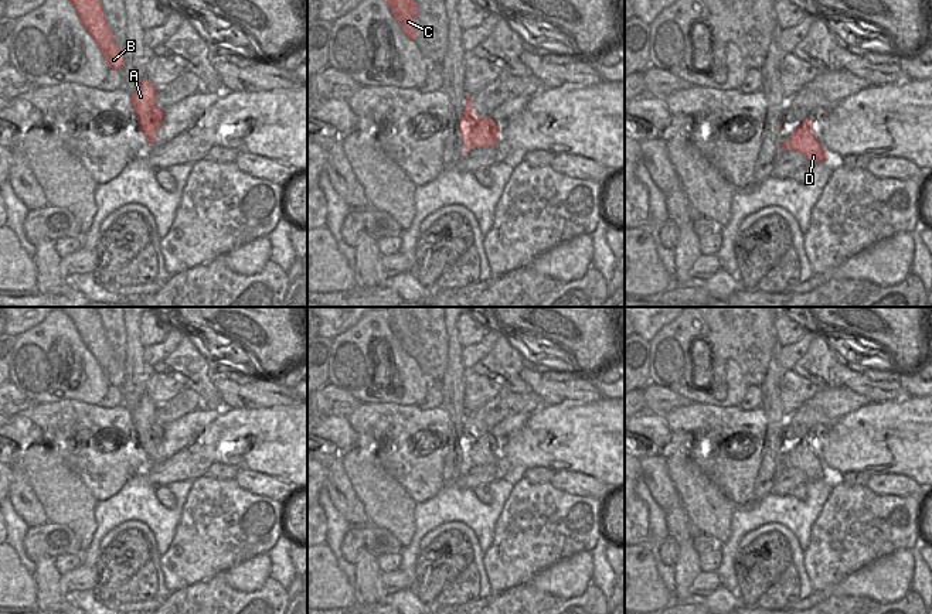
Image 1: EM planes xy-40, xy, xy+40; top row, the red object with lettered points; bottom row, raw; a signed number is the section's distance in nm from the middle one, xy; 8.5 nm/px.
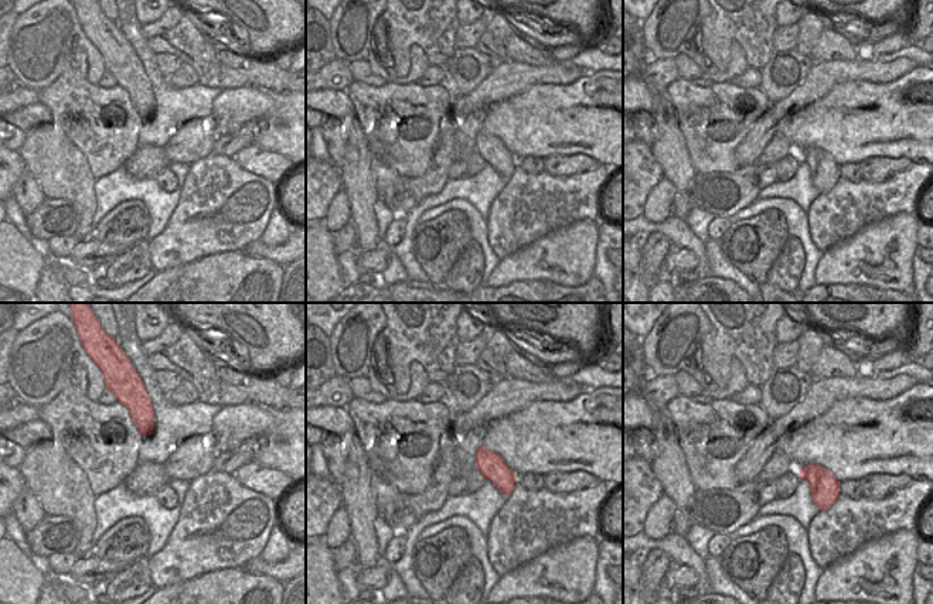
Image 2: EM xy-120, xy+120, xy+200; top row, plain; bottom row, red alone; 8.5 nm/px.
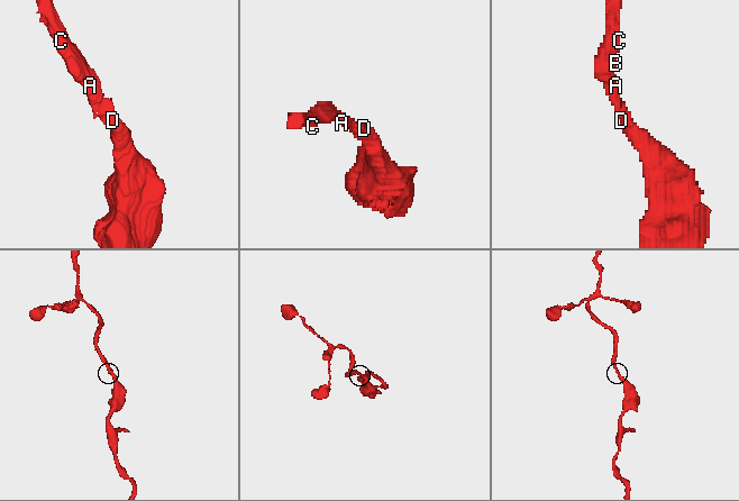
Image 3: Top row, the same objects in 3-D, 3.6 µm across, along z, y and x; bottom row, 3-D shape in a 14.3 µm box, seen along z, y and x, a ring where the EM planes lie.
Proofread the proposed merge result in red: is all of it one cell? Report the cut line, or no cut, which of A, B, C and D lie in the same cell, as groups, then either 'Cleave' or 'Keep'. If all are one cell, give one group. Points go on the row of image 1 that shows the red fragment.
No split. Groups: A B C D. Keep

